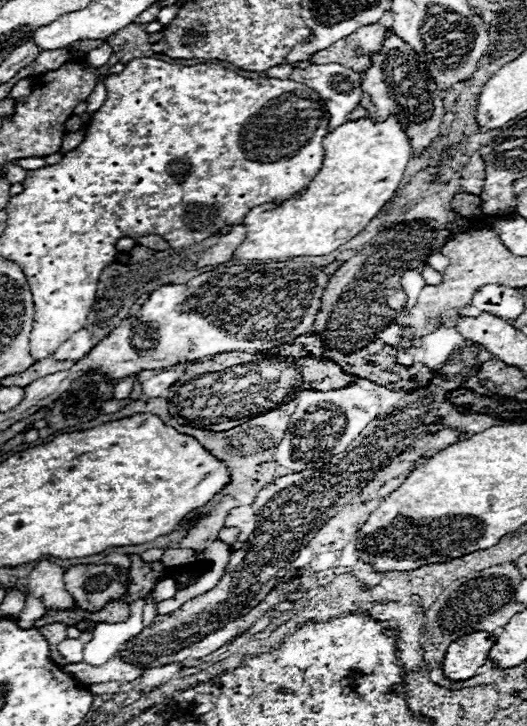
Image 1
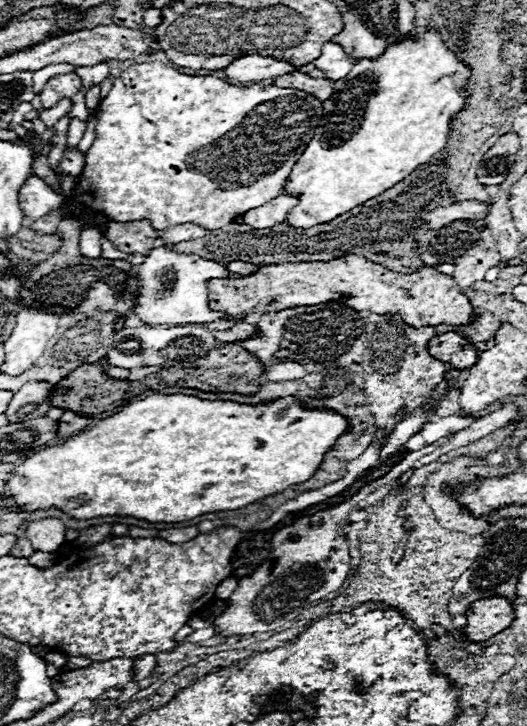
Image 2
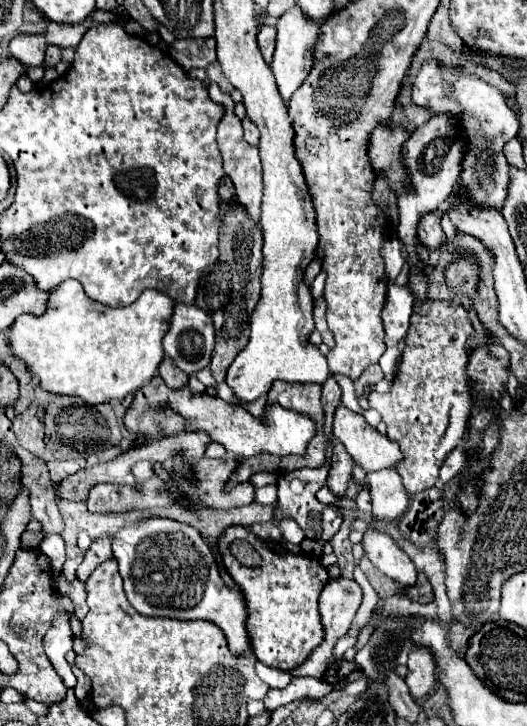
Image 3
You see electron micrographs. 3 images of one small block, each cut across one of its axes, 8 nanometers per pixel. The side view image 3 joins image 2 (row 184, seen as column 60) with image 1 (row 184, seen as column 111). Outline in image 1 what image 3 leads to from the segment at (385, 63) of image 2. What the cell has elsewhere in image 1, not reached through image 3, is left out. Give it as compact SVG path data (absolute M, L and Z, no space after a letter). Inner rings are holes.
M390 116L384 122L358 118L334 128L332 132L328 132L324 140L322 168L318 176L314 176L314 180L302 192L290 196L290 200L284 200L282 204L262 204L248 212L248 216L244 218L248 230L246 240L236 248L234 258L284 262L286 258L294 256L322 256L334 252L340 244L348 242L358 232L362 232L368 226L368 222L382 210L382 206L394 196L410 158L412 158L410 140L396 116Z

